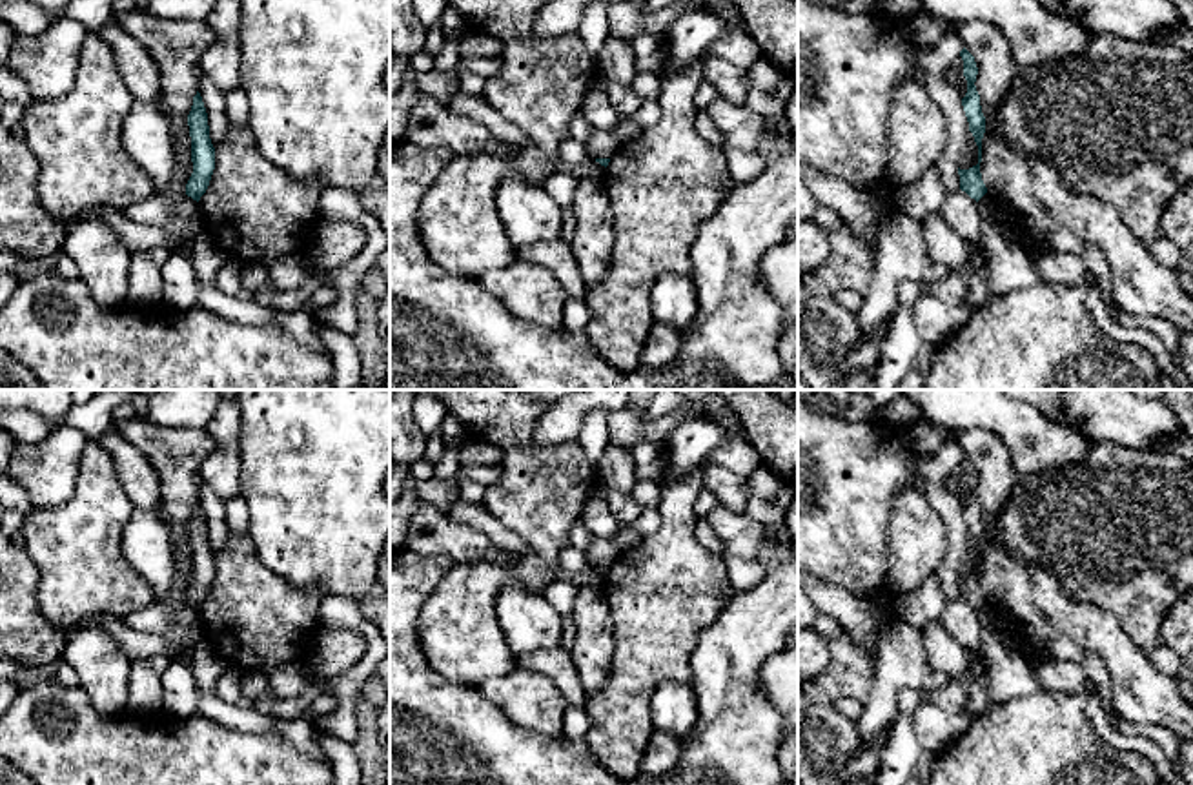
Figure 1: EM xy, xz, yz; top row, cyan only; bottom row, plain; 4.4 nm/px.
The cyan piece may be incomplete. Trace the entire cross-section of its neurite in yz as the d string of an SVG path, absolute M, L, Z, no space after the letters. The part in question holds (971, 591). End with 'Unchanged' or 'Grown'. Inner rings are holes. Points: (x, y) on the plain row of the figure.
M965 455L960 459L960 464L964 468L964 484L967 488L967 501L962 506L962 514L969 530L969 539L973 541L974 550L978 554L978 572L969 577L958 576L958 583L960 583L960 597L978 610L987 601L987 596L980 581L985 525L982 521L980 503L974 494L978 483L974 464Z. Unchanged

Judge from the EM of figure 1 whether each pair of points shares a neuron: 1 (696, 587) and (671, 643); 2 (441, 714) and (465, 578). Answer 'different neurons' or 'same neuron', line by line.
1: same neuron
2: different neurons

